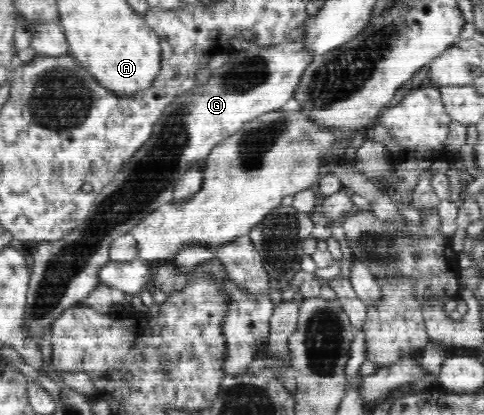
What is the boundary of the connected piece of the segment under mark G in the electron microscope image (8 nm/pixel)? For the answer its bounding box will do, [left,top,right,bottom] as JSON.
[24,42,315,338]

